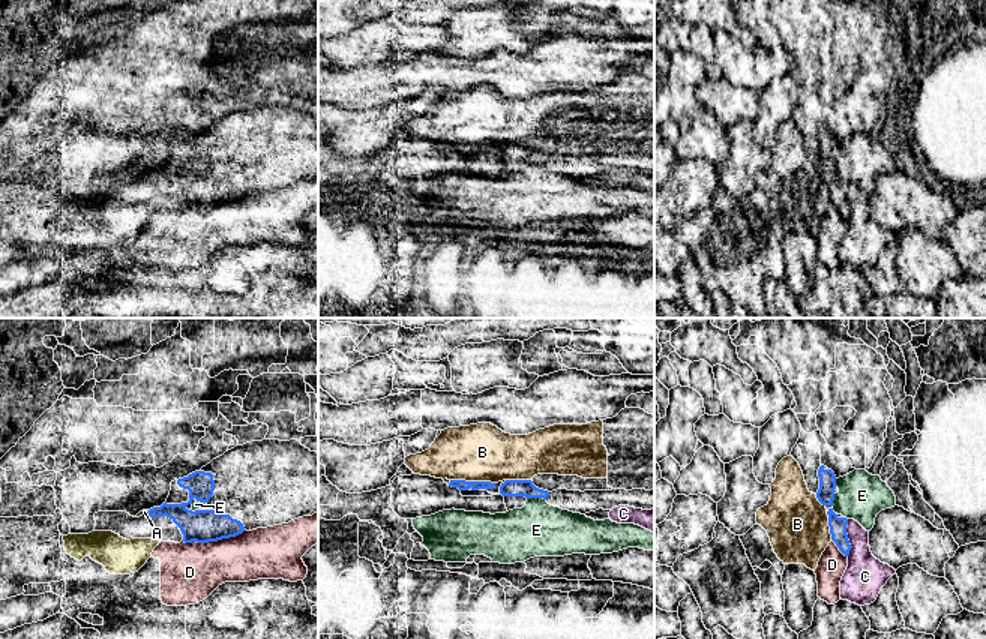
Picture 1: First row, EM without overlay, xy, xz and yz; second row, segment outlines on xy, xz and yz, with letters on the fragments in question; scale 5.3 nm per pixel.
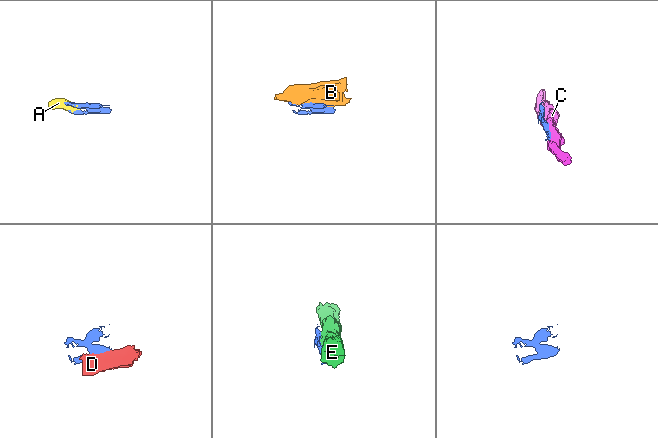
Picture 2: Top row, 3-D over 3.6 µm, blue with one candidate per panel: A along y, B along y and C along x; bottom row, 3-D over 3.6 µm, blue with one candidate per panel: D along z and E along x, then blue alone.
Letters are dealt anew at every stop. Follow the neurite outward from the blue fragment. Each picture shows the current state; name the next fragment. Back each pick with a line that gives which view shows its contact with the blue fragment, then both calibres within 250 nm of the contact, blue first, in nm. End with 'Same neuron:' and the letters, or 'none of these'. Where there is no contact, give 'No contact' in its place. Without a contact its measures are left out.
A: Touches blue in xz. Thickness 60 nm (blue) against 20 nm
Same neuron: A

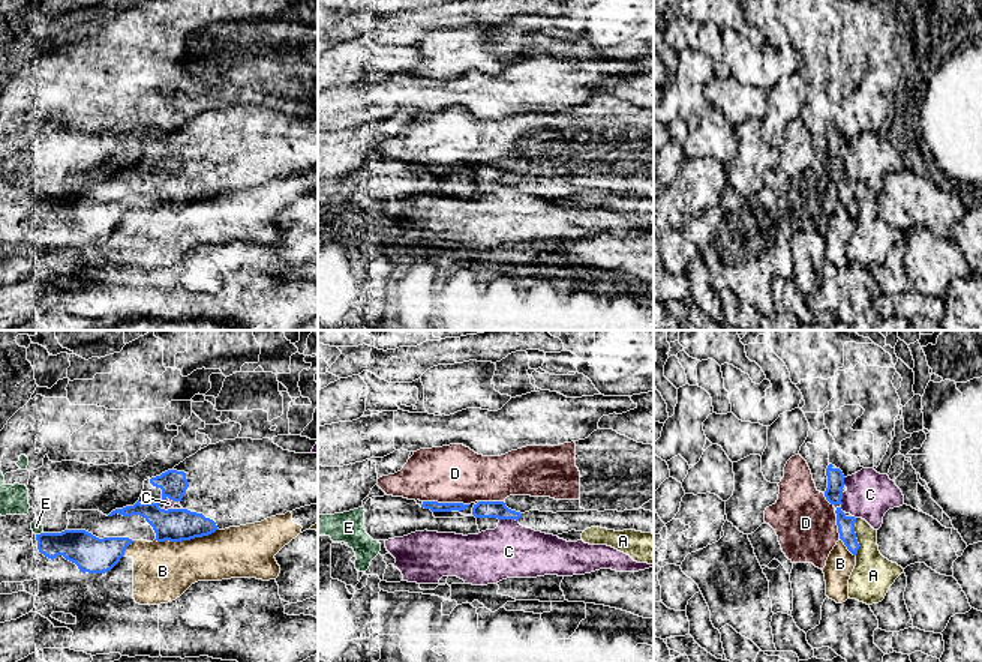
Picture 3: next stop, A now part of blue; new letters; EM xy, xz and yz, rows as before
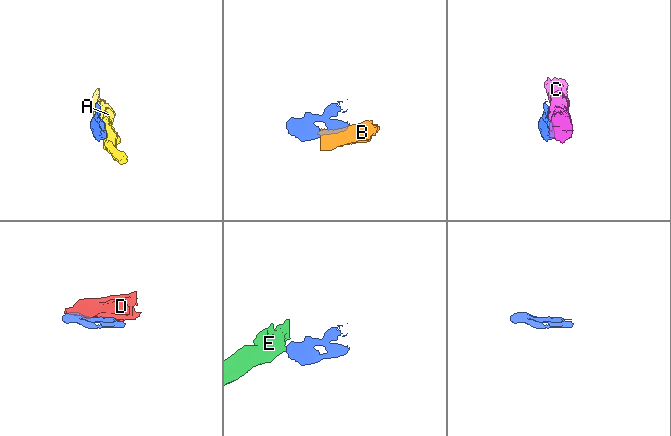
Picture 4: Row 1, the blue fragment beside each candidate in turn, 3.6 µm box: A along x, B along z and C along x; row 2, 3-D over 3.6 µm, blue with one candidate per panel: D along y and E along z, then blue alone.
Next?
Same neuron: none of these

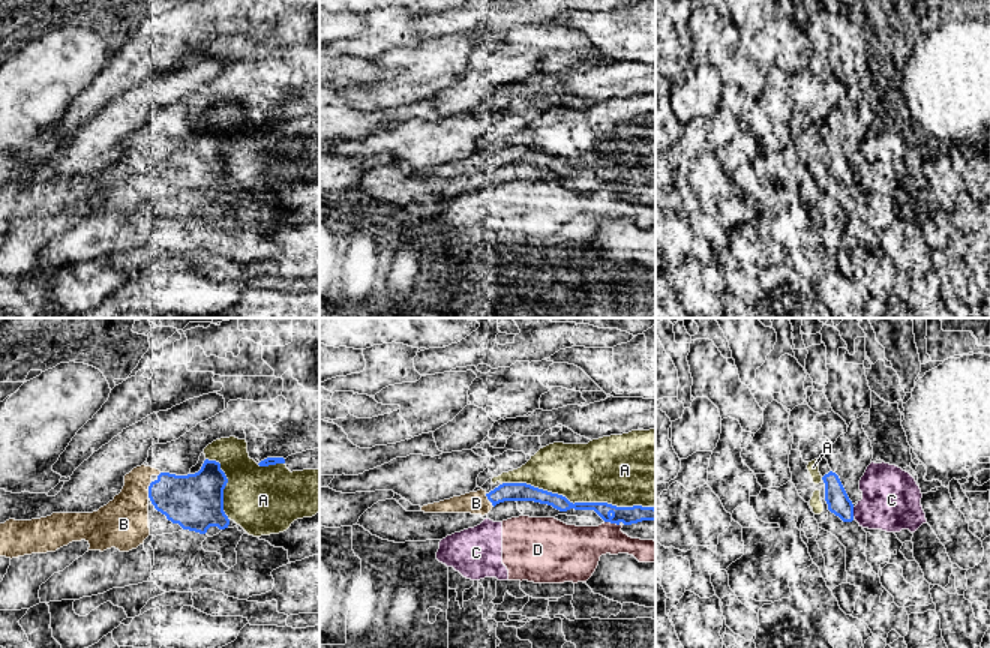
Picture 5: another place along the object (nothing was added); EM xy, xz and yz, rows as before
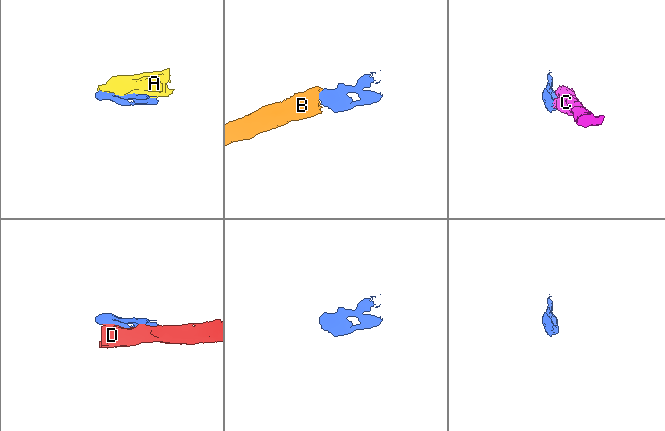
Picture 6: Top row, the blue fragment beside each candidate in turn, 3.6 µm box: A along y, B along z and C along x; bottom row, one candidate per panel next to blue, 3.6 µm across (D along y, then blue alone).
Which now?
B: Touches blue in xz. Thickness 100 nm (blue) against 130 nm
Same neuron: B

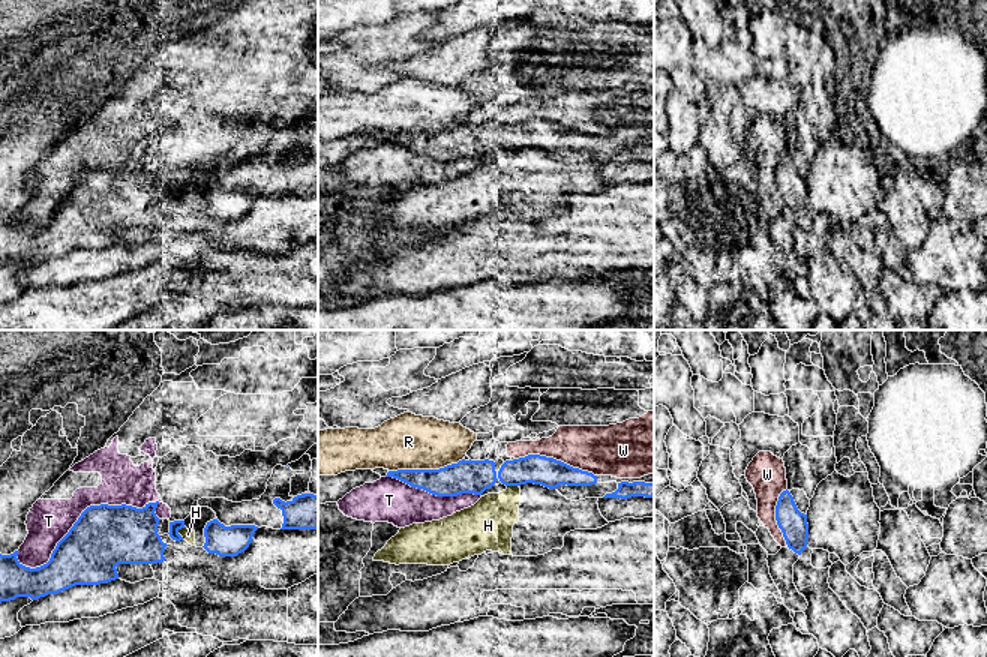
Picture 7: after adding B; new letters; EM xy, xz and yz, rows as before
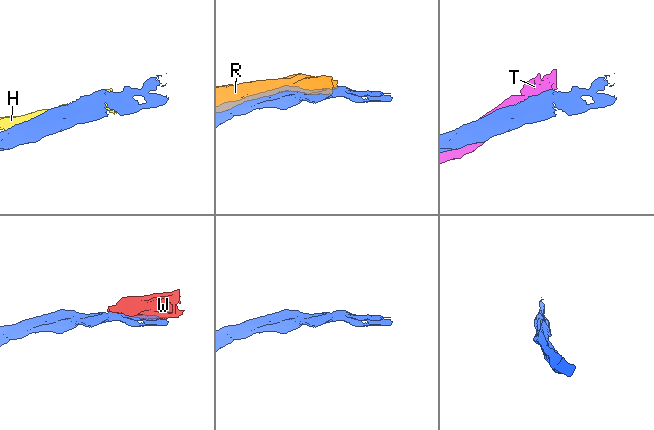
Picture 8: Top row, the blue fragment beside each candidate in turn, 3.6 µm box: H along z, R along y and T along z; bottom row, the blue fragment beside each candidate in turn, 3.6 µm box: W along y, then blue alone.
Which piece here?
Same neuron: none of these

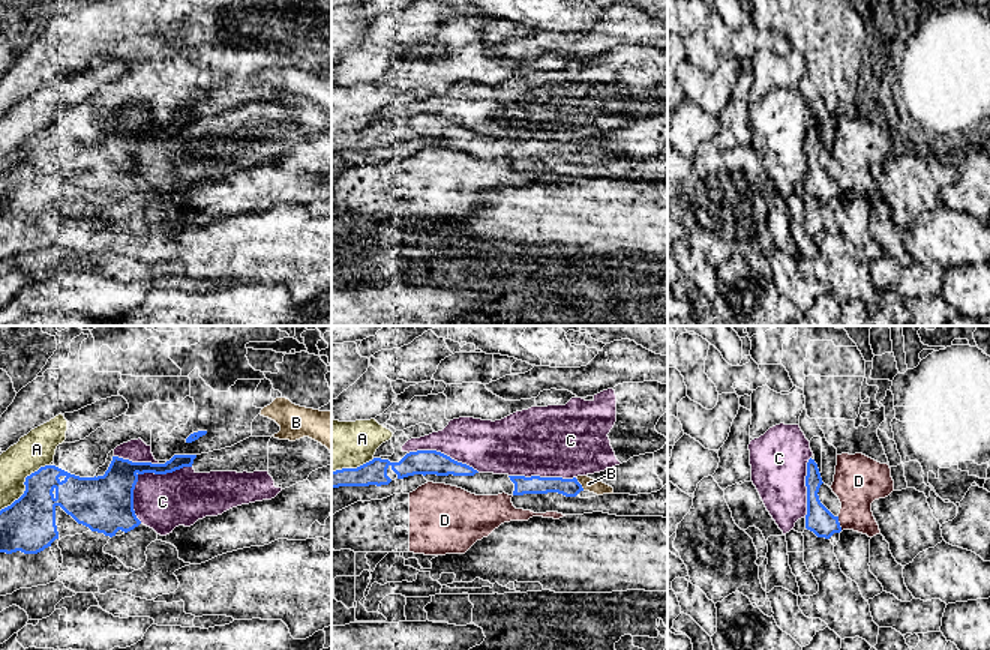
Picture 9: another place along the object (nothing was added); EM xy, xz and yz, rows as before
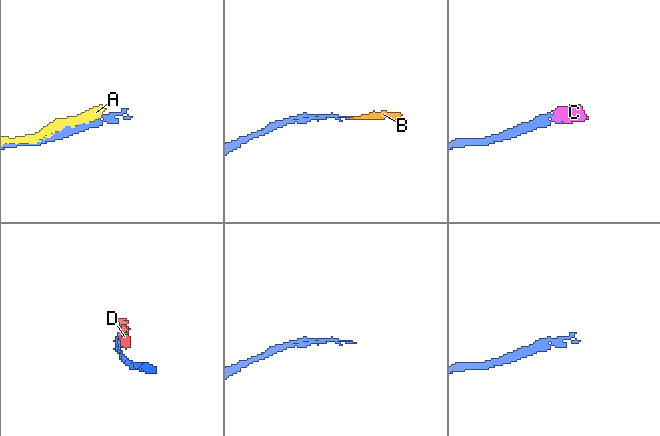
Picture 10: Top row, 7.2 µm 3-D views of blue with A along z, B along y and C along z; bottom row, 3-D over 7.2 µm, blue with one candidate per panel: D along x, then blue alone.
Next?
B: Touches blue in xz. Thickness 100 nm (blue) against 70 nm
Same neuron: B

